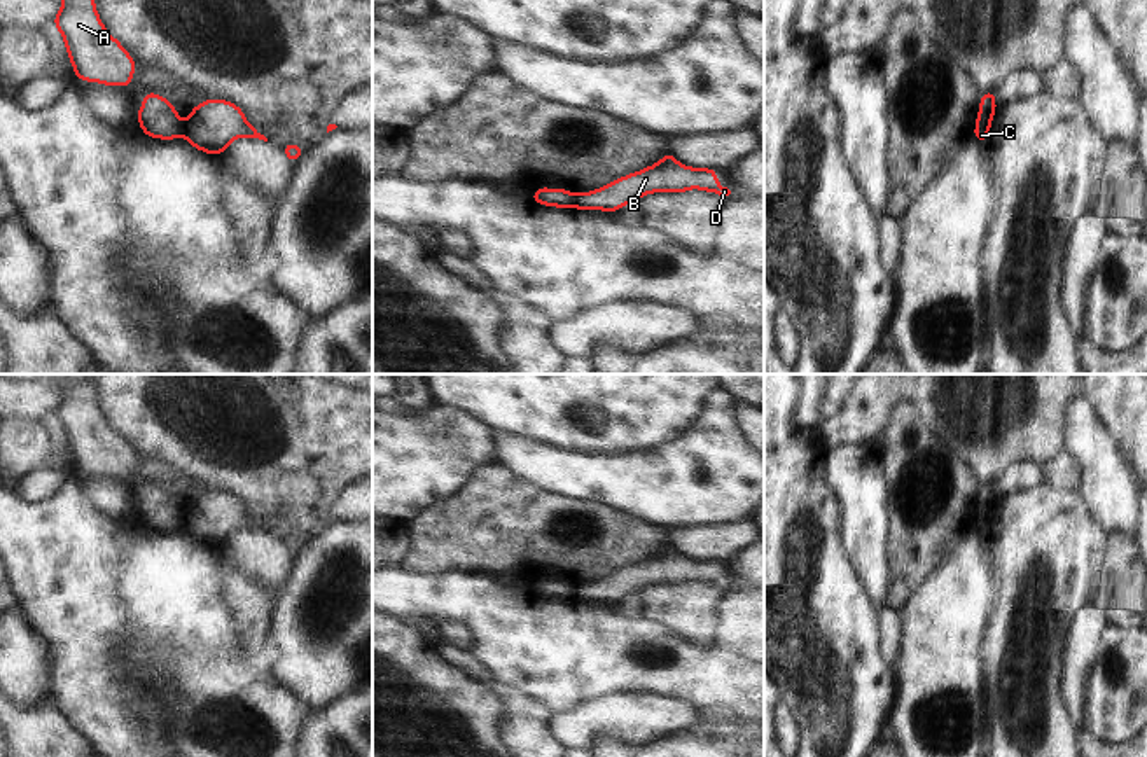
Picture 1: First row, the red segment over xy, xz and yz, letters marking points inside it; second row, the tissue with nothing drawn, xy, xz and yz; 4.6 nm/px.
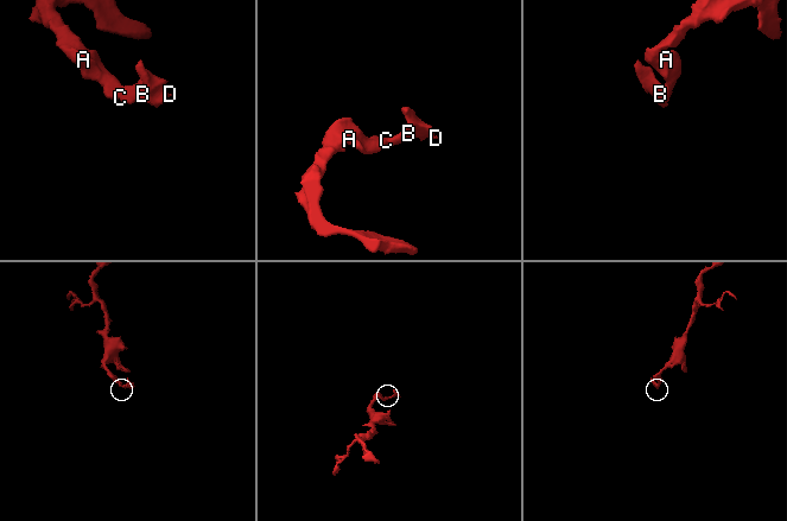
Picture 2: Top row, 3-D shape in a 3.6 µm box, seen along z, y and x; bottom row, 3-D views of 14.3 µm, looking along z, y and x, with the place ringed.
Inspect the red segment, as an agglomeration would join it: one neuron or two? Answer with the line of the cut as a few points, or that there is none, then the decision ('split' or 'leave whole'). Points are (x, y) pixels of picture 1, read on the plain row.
cut xy (182, 514), (184, 527); split

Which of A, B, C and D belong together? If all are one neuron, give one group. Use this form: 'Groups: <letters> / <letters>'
Groups: A / B C D

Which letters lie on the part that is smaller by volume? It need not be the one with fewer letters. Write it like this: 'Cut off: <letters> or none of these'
Cut off: B, C, D

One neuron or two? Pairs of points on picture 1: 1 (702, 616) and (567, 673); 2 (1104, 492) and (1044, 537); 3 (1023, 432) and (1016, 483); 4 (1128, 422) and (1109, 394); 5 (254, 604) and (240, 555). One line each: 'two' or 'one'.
1: two
2: two
3: two
4: one
5: two

